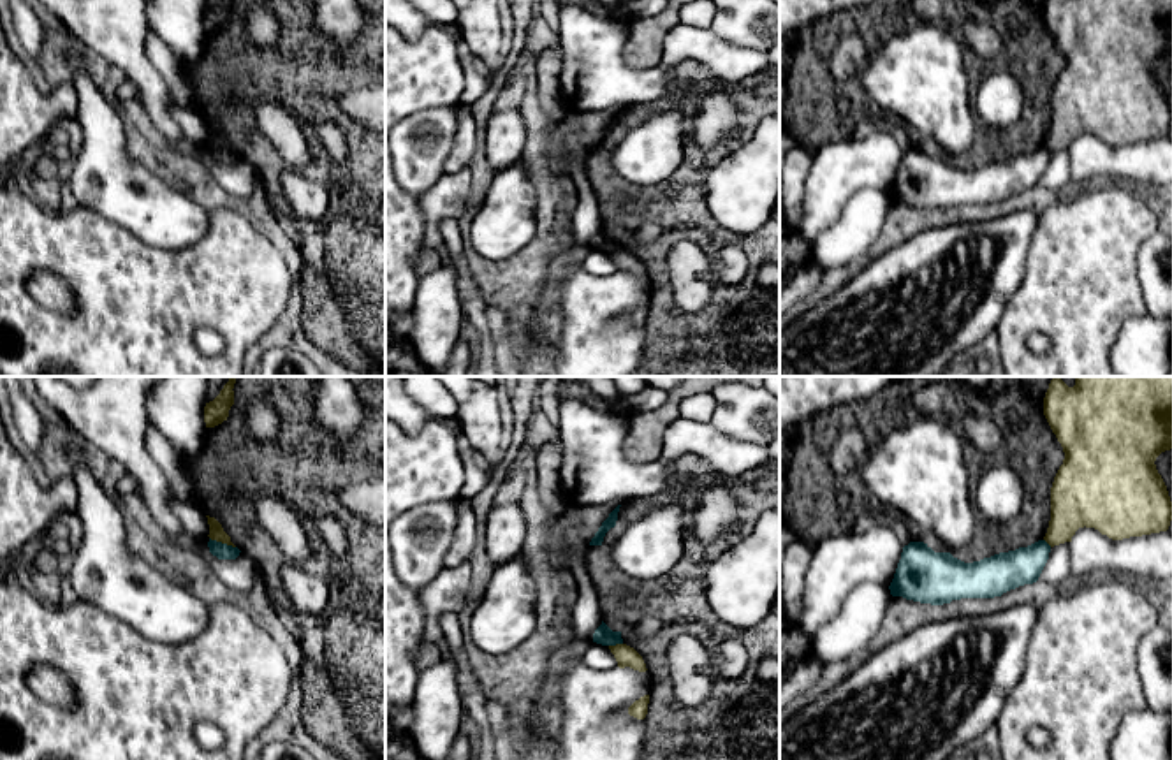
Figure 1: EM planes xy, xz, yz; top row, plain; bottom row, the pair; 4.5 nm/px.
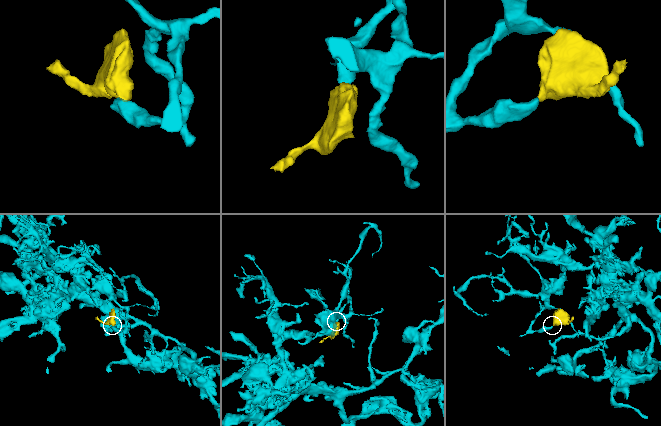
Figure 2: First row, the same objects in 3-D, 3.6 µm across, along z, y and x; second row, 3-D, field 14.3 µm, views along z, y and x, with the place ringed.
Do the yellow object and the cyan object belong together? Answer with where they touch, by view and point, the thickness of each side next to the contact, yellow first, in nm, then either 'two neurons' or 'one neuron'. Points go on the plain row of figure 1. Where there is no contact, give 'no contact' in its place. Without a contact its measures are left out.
xy (222, 148) | 70/80 nm | two neurons

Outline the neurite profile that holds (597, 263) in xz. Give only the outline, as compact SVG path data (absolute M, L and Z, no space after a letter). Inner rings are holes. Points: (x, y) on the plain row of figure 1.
M597 248L588 250L581 257L581 266L584 271L595 276L607 276L607 274L616 274L618 267L614 260L611 259L609 252L602 252Z

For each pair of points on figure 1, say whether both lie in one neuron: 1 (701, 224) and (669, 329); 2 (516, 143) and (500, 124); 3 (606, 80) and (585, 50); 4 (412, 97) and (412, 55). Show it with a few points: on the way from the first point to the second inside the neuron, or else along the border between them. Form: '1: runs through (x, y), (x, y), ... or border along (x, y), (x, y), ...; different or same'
1: runs through (741, 241), (754, 254), (750, 282), (710, 324); same
2: runs through (511, 138), (505, 129); same
3: runs through (599, 73), (593, 67), (592, 57); same
4: runs through (410, 87), (412, 65); same

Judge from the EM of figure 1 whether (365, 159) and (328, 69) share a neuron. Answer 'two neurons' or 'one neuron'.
one neuron

